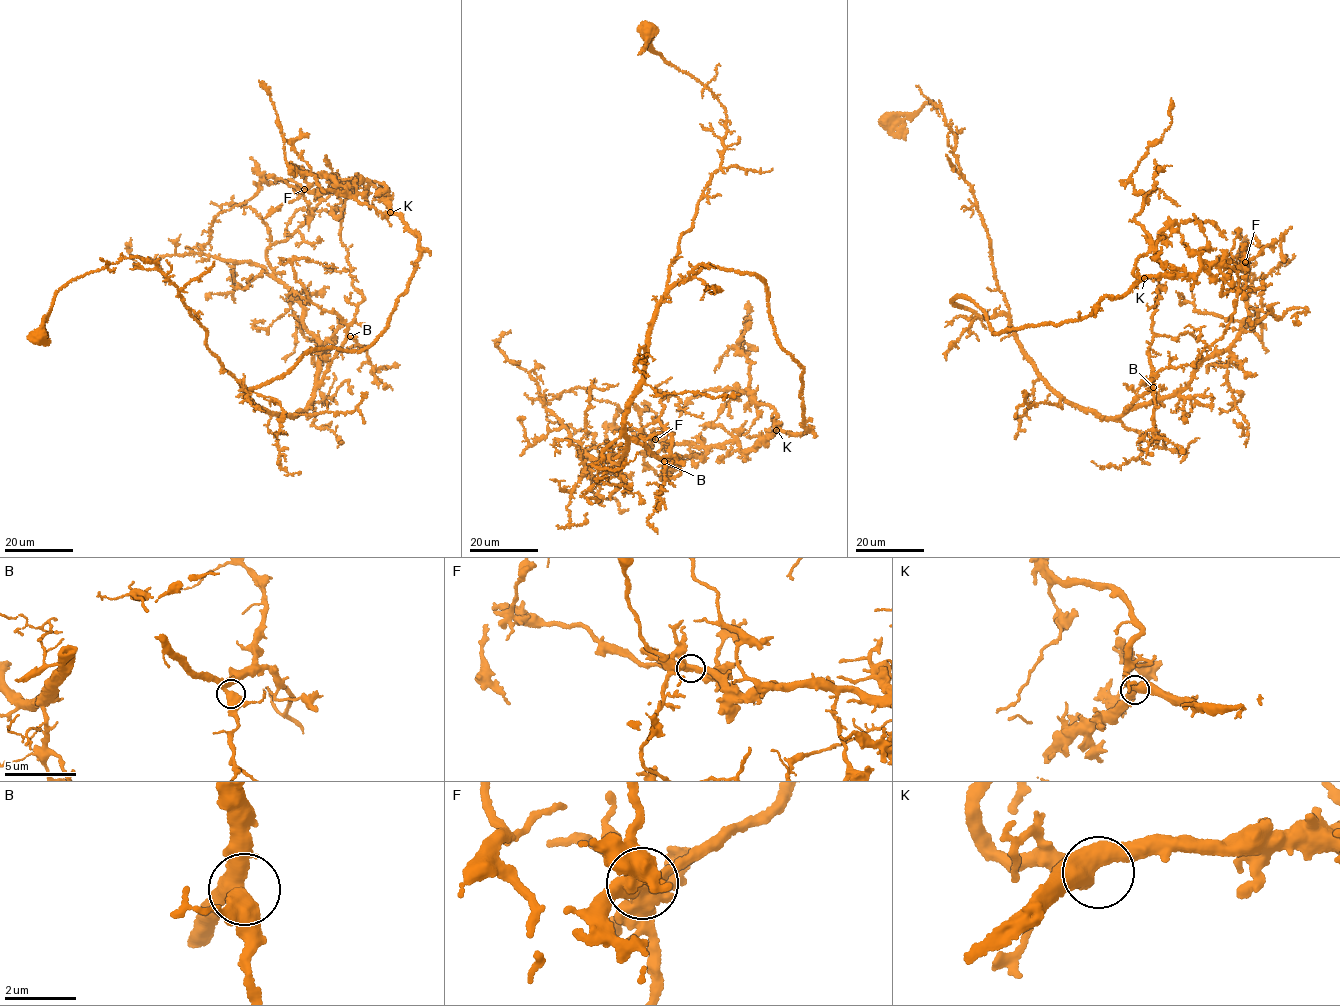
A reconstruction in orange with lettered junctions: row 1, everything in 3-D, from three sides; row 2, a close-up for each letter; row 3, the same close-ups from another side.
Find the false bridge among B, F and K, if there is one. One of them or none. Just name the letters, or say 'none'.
none

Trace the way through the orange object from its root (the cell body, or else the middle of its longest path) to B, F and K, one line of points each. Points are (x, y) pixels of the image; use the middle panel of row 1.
B: (647, 28), (651, 48), (709, 88), (726, 121), (721, 164), (680, 237), (625, 419), (628, 437), (664, 461)
F: (647, 28), (726, 121), (625, 419), (628, 437), (677, 460), (661, 480), (709, 450), (655, 439)
K: (647, 28), (726, 121), (667, 288), (707, 267), (764, 282), (812, 428), (776, 430)

